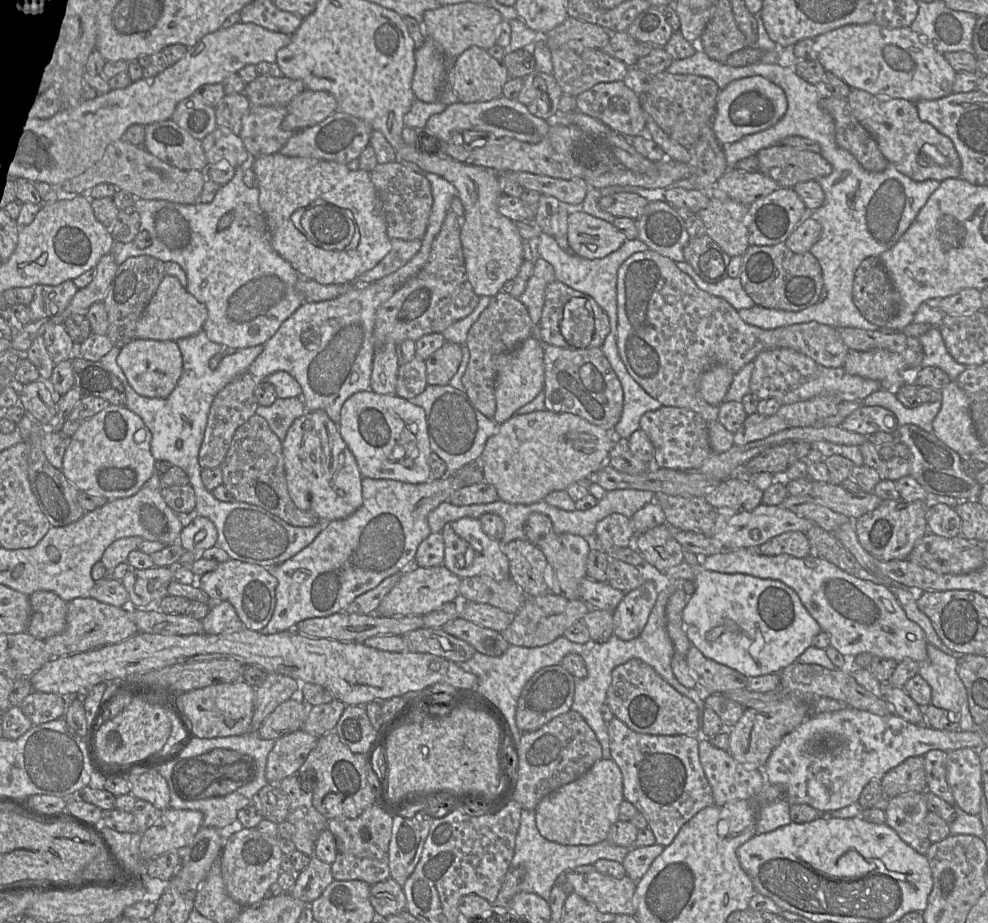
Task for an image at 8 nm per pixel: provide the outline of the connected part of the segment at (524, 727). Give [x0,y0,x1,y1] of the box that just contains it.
[516,665,575,732]

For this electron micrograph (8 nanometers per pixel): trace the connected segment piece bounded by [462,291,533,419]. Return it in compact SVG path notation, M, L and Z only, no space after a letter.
M501 291L491 297L488 306L471 326L466 339L470 358L462 377L462 384L475 407L487 418L493 419L496 412L497 357L516 349L532 335L533 323L526 306L519 299Z

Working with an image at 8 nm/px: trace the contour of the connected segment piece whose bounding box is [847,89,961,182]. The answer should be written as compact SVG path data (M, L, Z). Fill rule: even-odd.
M851 89L847 102L853 117L873 136L889 164L902 174L918 182L929 179L942 182L948 178L959 178L961 176L961 161L953 142L928 122L921 121L918 117L916 105L912 101L877 97L864 90Z

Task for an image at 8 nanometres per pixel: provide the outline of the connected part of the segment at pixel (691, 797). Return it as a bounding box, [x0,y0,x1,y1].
[607,717,714,844]

